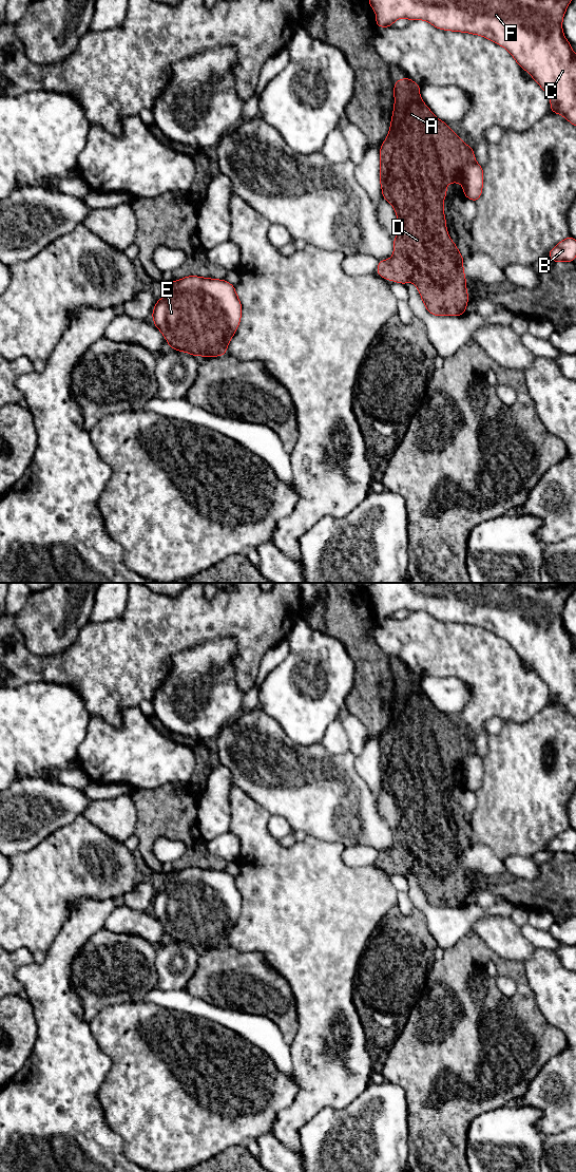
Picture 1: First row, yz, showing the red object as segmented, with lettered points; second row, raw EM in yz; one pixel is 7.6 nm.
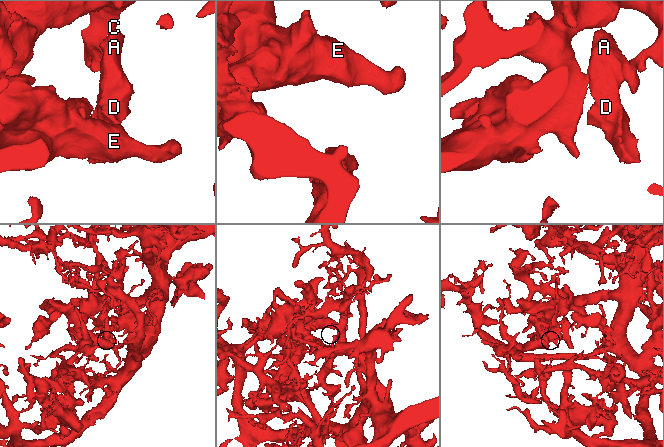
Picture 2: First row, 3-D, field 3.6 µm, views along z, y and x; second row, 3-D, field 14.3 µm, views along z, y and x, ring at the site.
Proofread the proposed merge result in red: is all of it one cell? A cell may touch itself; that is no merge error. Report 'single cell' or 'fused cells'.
fused cells

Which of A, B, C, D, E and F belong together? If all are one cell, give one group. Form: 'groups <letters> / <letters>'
groups A D / B C E F

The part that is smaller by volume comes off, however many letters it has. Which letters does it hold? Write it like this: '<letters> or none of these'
A, D

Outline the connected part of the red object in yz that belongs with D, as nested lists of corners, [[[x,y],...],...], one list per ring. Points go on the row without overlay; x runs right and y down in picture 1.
[[[408,668],[399,670],[393,686],[389,723],[380,739],[380,775],[383,789],[393,797],[399,824],[393,831],[392,848],[379,852],[376,864],[404,876],[415,874],[429,905],[461,907],[469,890],[464,850],[448,827],[443,791],[448,774],[462,774],[464,759],[475,751],[475,744],[423,694],[418,675]]]

